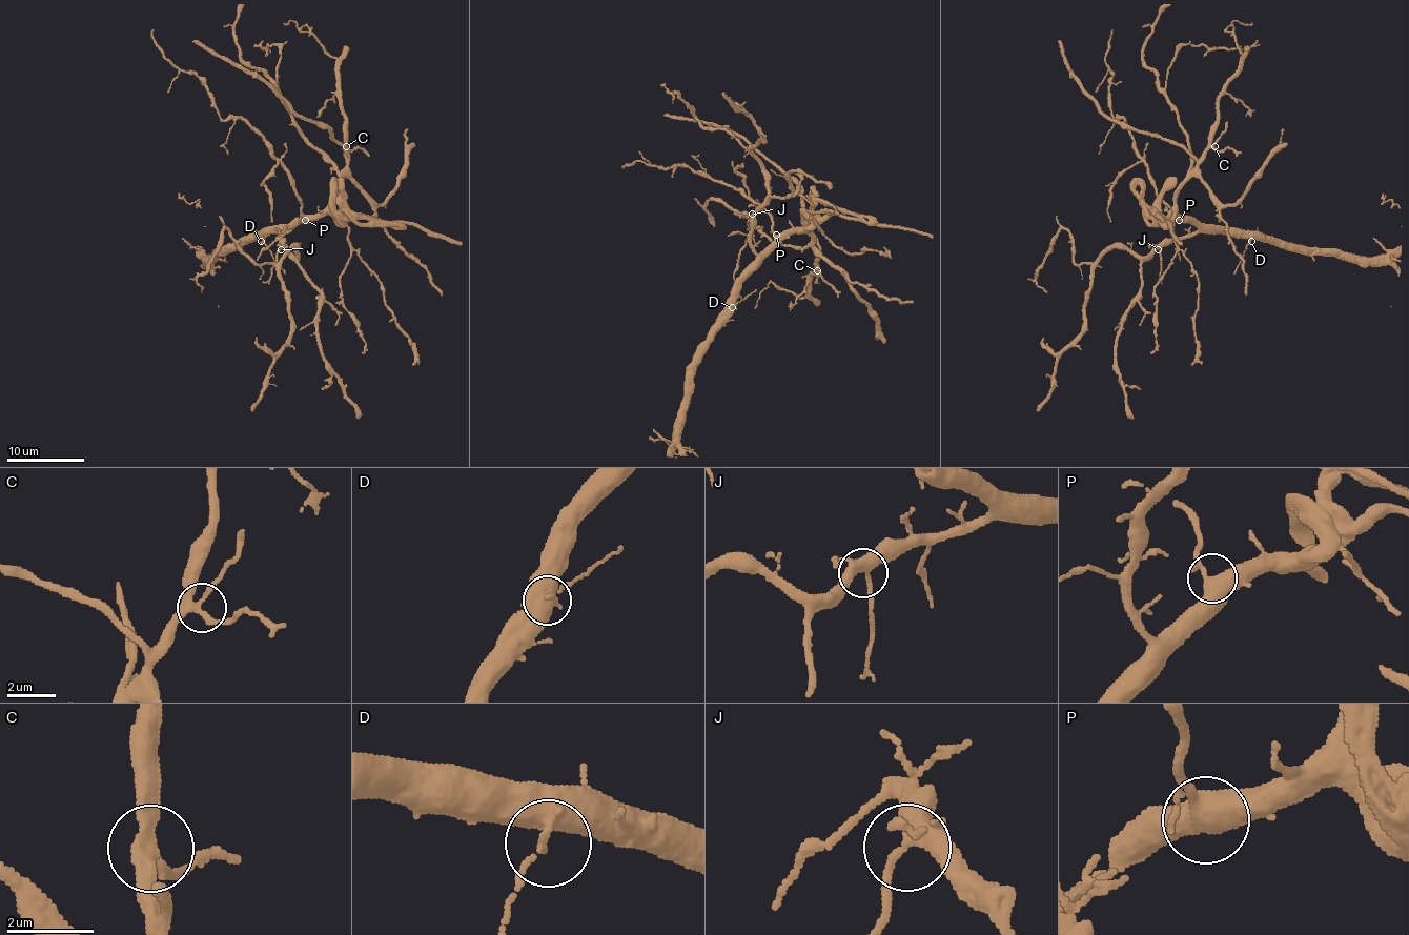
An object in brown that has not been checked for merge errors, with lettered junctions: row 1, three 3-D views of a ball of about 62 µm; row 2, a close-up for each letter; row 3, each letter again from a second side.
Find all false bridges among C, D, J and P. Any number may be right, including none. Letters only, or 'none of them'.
none of them

